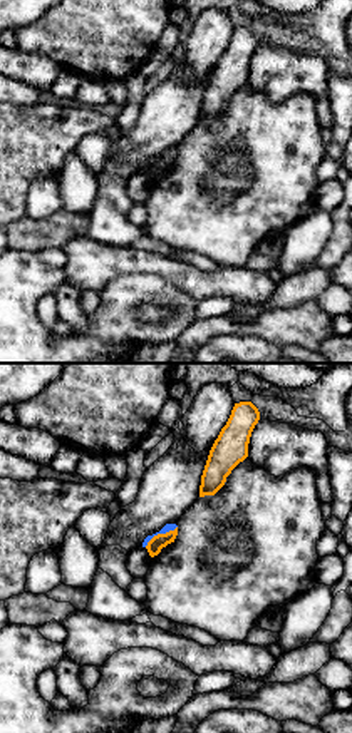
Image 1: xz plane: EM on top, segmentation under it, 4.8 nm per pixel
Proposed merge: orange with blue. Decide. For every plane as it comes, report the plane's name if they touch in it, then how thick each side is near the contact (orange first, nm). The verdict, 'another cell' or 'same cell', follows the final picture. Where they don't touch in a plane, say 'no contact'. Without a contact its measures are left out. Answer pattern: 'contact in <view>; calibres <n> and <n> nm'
contact in xz; calibres 70 and 40 nm

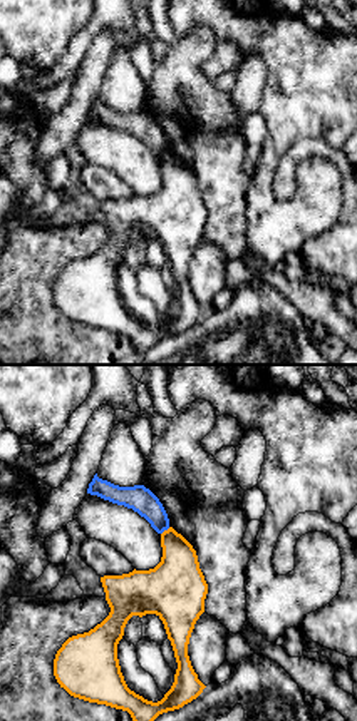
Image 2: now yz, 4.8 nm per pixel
contact in yz; calibres 240 and 120 nm

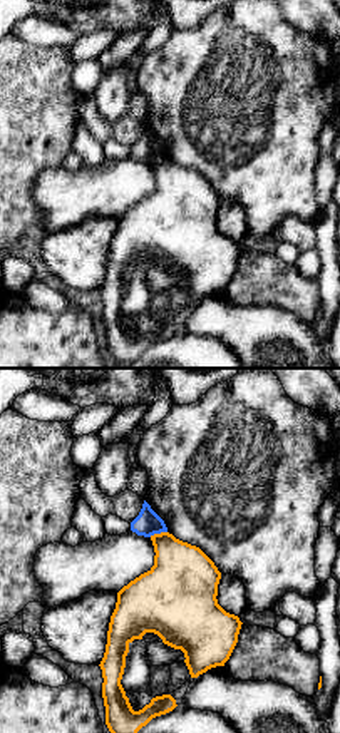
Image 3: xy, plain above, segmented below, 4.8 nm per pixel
contact in xy; calibres 320 and 120 nm

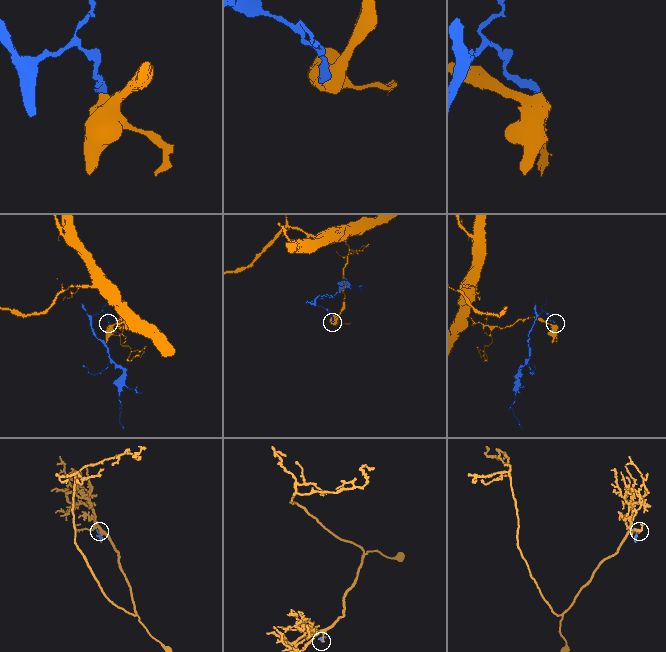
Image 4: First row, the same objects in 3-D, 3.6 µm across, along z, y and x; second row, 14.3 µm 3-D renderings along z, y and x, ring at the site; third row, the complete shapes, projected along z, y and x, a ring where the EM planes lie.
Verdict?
another cell

